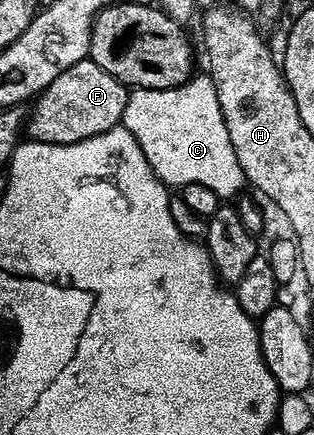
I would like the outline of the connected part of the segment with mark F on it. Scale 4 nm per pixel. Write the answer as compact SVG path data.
M89 57L81 59L72 69L64 69L33 100L34 112L28 115L25 134L30 134L27 136L36 143L75 143L96 137L121 124L129 95L126 84L112 77L112 73L100 69Z

